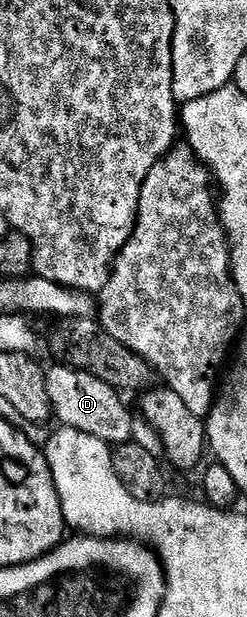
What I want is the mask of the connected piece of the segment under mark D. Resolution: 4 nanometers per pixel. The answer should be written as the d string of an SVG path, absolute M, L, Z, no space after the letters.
M66 365L58 366L46 372L54 418L59 418L58 422L64 427L81 429L81 433L89 433L109 445L132 442L137 419L123 404L124 396L89 373Z

